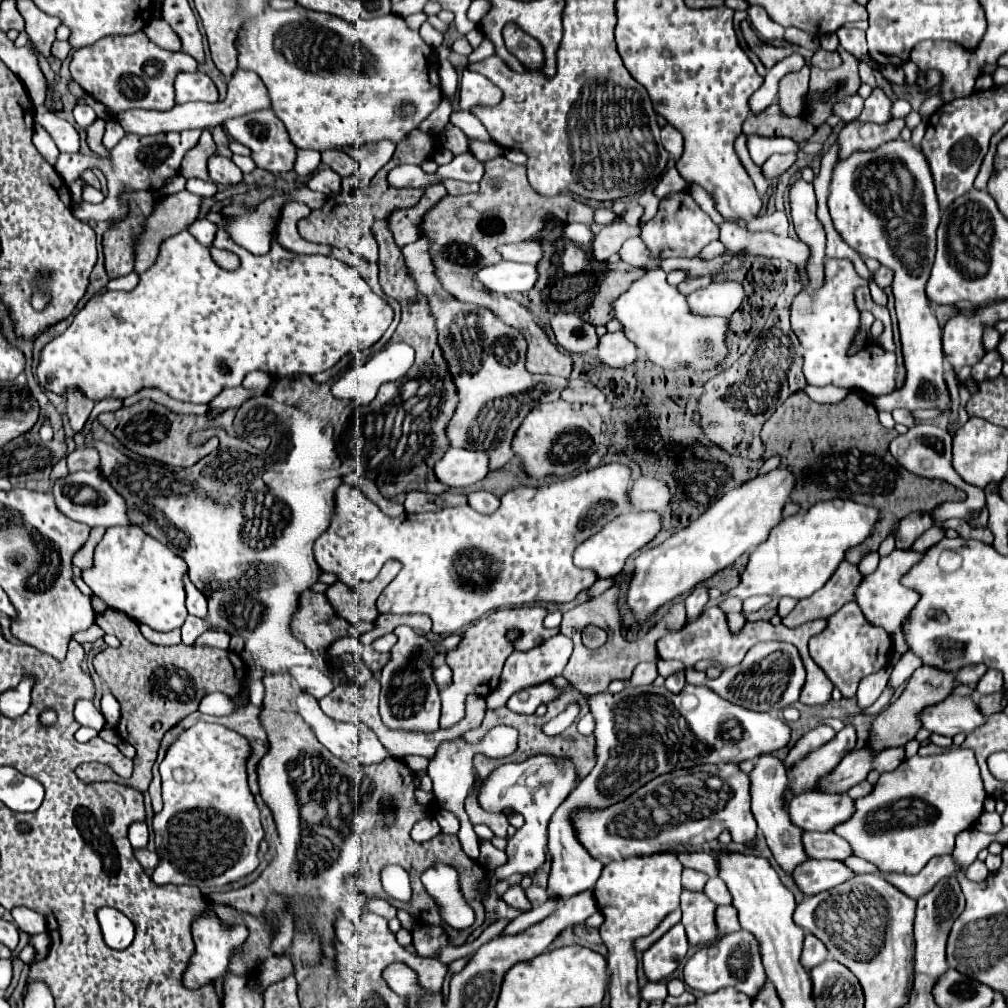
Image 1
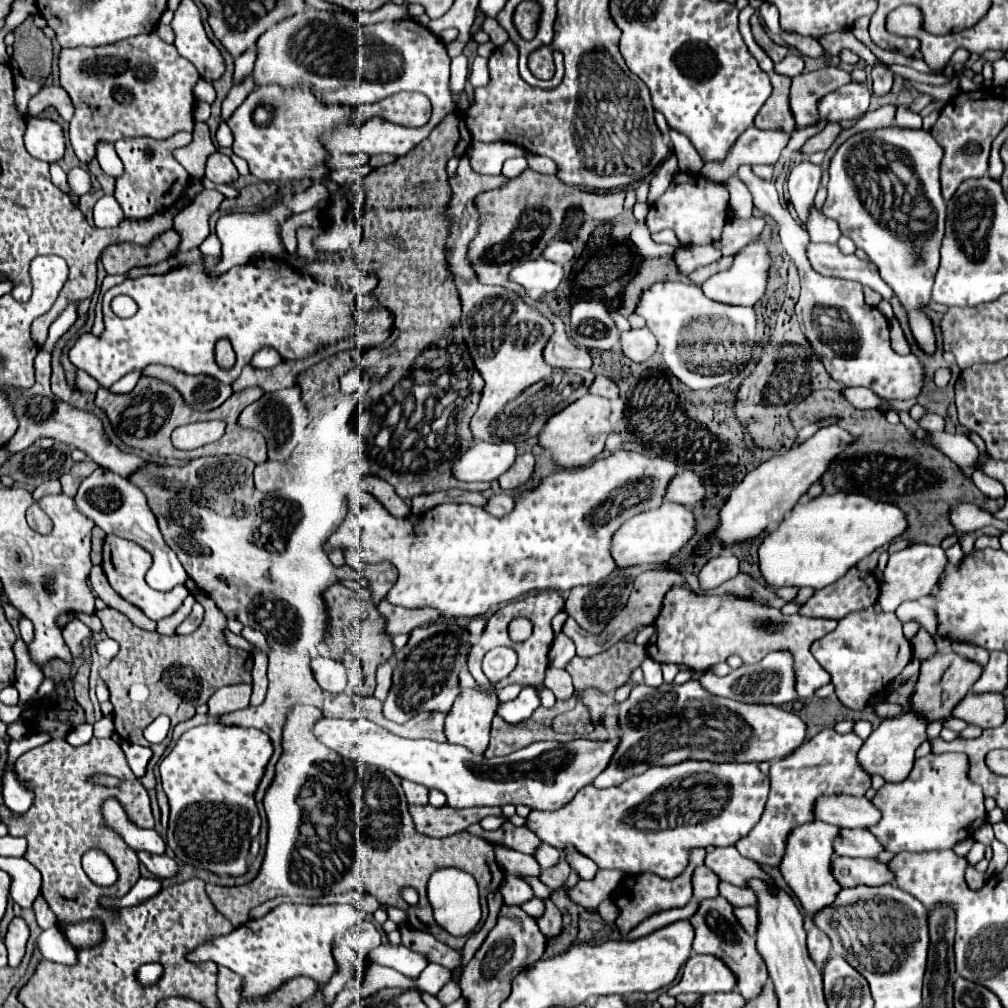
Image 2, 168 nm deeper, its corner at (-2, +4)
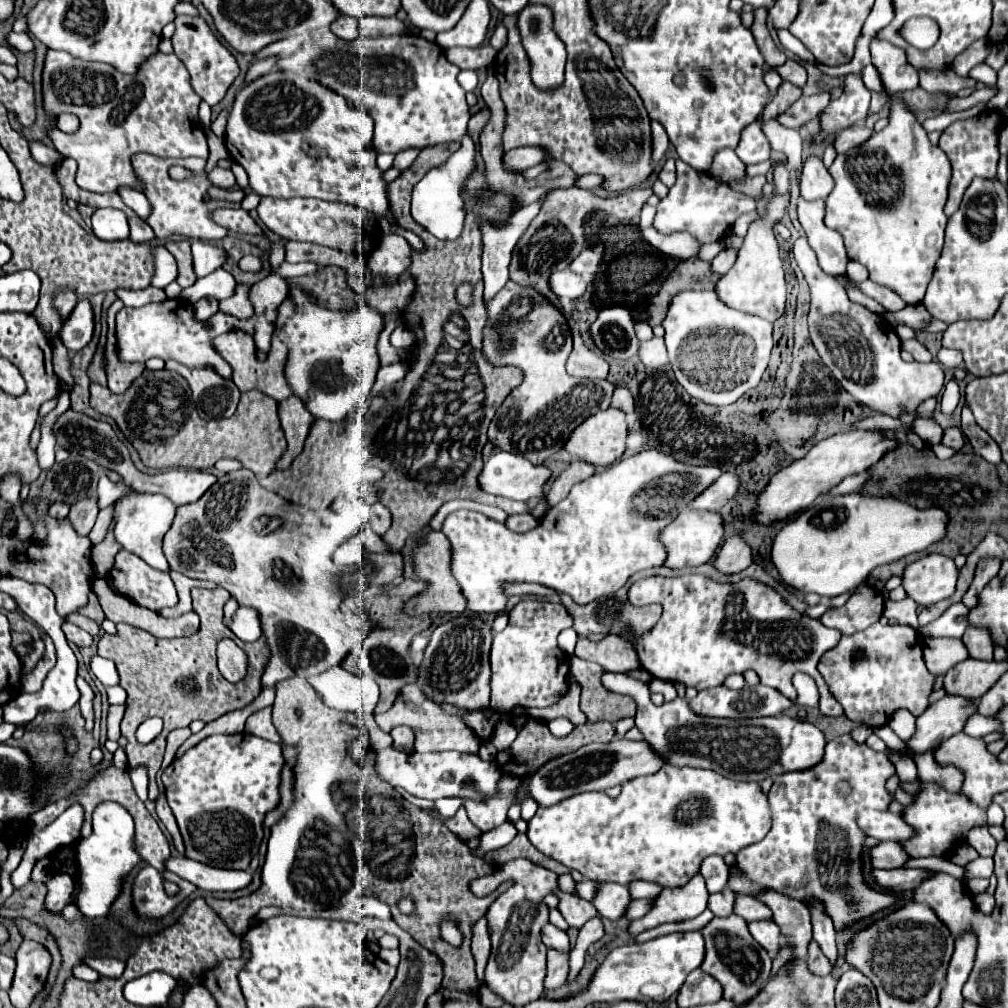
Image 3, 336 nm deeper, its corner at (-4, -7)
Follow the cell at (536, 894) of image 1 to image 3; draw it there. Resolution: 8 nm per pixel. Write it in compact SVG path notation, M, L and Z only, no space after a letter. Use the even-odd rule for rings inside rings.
M549 948L549 954L547 954L547 976L545 976L545 982L543 982L545 990L559 988L565 982L567 974L569 974L569 956Z

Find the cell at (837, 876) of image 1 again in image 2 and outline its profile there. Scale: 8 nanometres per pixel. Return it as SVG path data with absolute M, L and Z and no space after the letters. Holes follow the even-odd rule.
M833 855L831 859L831 875L841 887L855 885L883 885L891 883L893 875L885 863L875 859L853 859Z

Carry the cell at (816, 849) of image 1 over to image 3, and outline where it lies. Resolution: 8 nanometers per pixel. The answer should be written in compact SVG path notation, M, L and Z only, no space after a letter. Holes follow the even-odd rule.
M881 842L871 848L871 864L873 868L901 868L909 860L901 842Z

